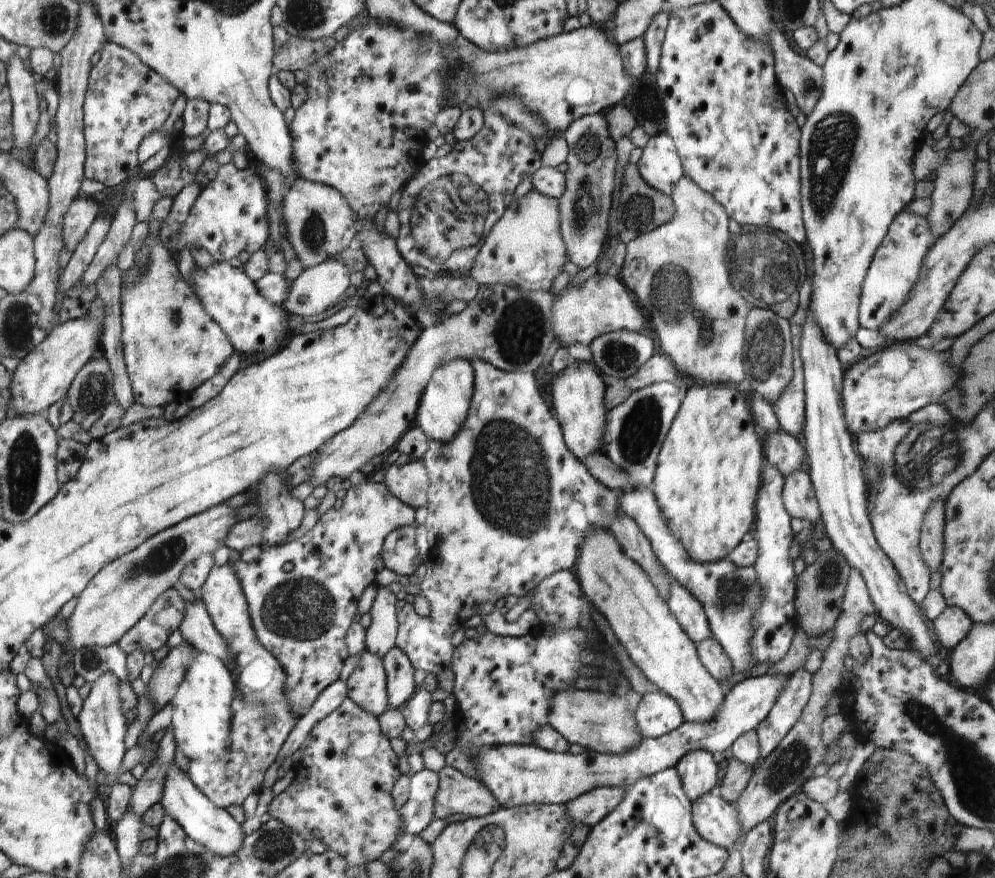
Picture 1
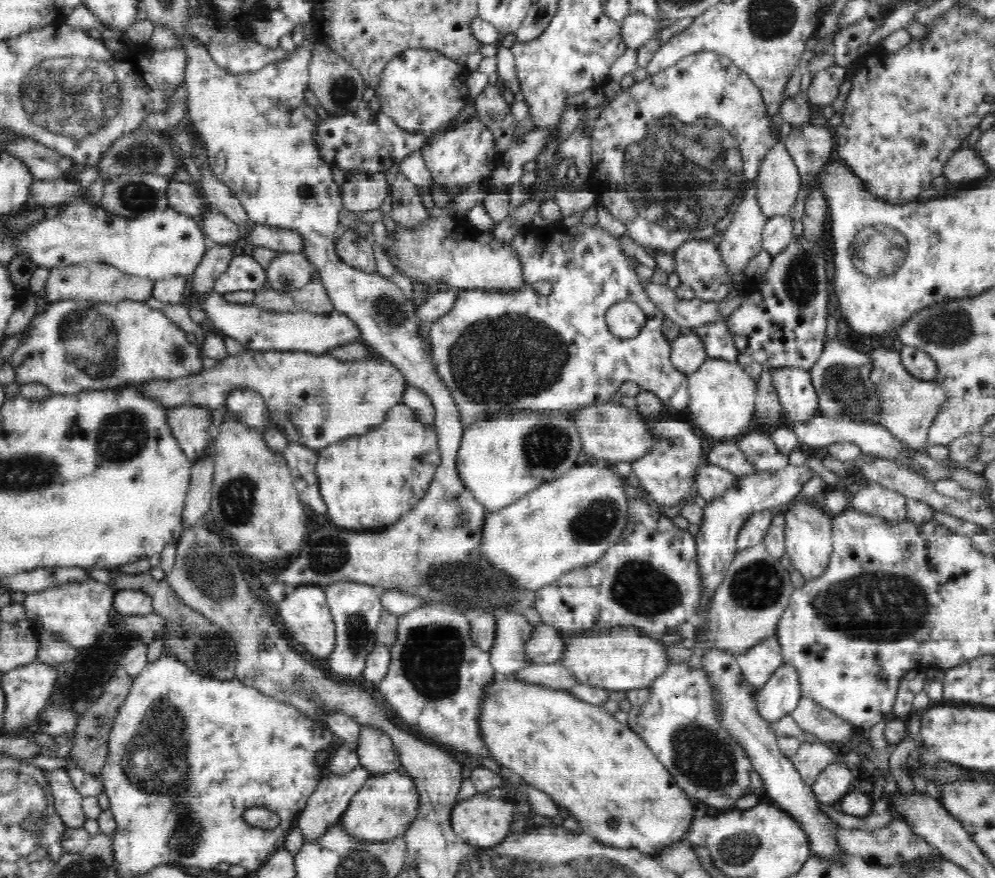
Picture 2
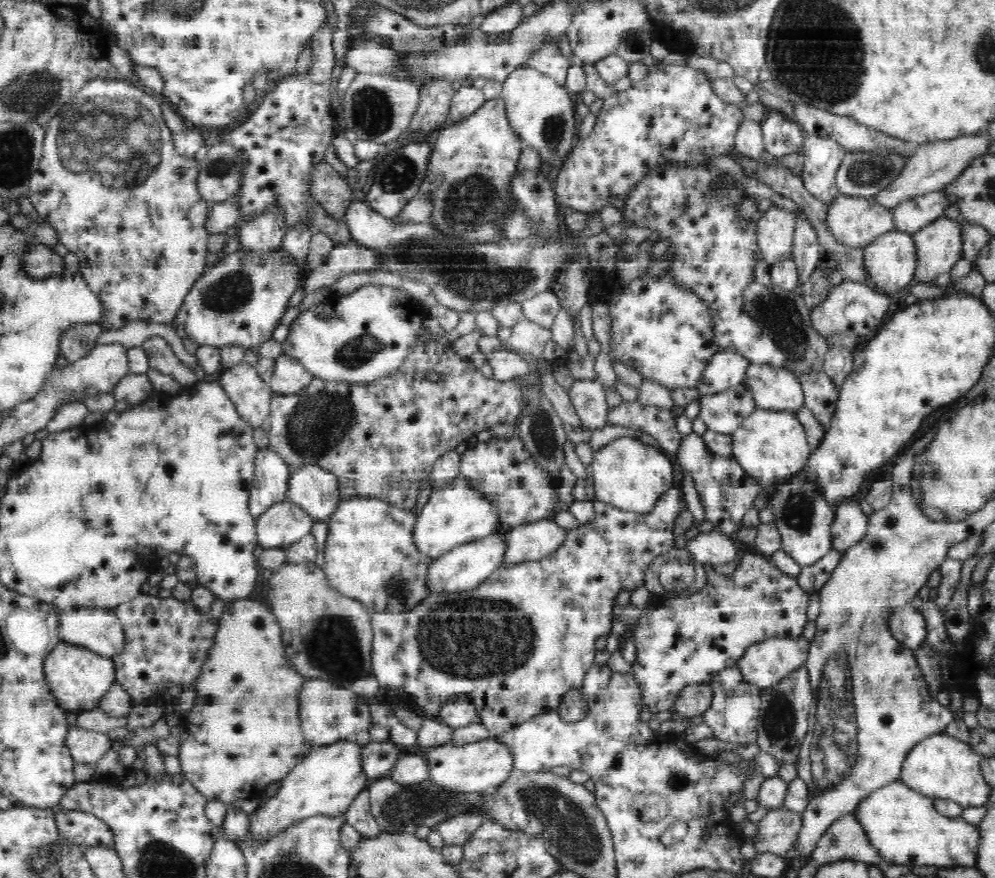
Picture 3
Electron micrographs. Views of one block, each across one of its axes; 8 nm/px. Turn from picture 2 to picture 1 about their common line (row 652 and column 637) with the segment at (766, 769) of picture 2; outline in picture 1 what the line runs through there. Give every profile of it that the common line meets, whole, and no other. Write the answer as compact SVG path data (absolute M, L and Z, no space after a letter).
M661 691L644 694L635 714L636 725L645 738L672 733L686 721L679 703Z

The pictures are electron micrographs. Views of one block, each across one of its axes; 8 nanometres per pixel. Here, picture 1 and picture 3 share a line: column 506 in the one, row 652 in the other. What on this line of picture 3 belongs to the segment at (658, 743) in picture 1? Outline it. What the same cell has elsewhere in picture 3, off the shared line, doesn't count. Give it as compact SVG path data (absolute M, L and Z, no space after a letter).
M803 635L798 639L766 639L748 647L737 666L746 683L768 689L806 663L809 646Z

